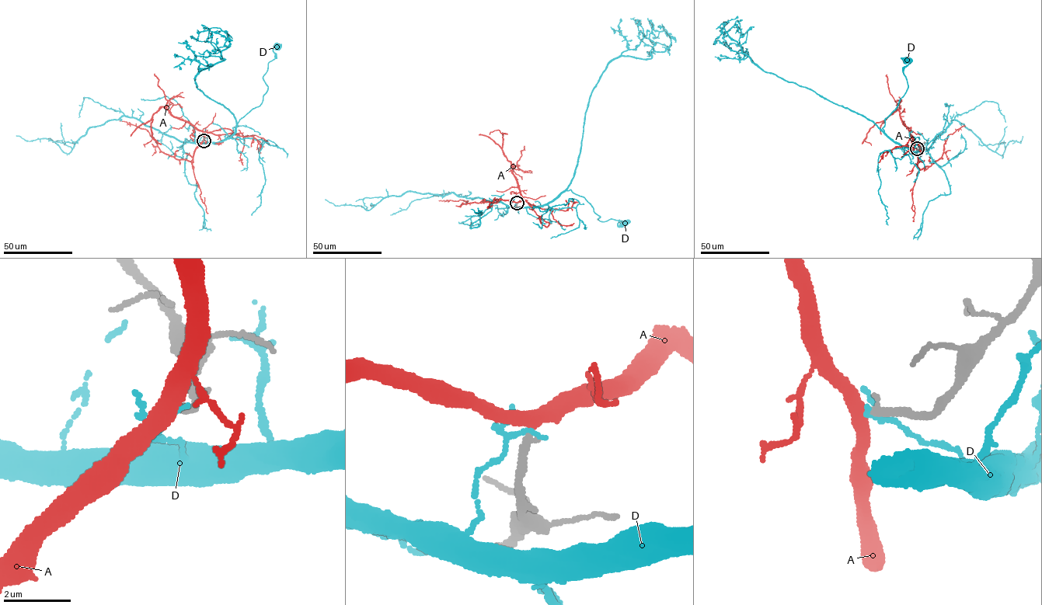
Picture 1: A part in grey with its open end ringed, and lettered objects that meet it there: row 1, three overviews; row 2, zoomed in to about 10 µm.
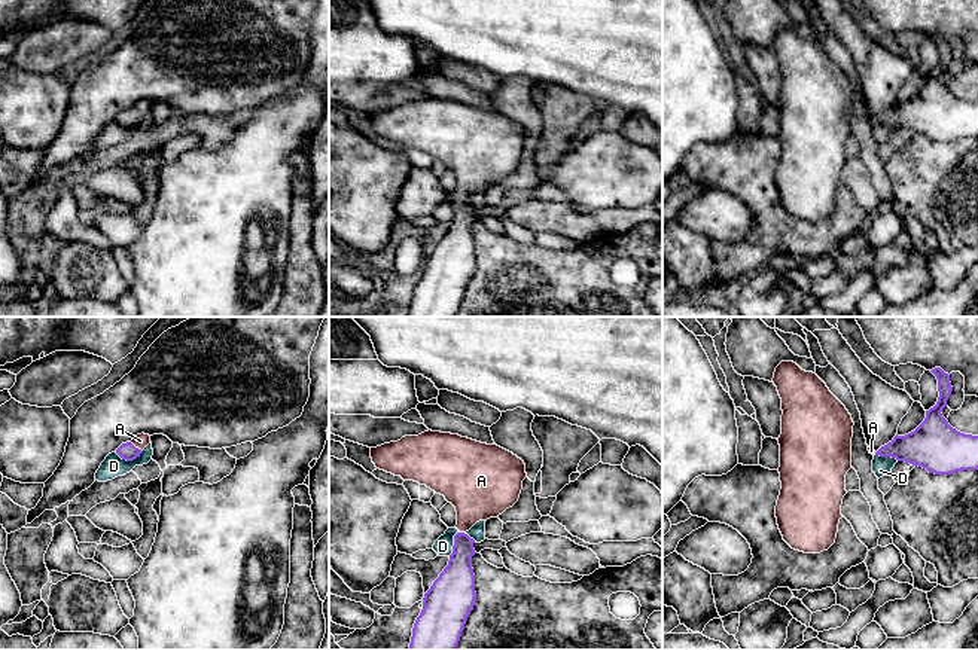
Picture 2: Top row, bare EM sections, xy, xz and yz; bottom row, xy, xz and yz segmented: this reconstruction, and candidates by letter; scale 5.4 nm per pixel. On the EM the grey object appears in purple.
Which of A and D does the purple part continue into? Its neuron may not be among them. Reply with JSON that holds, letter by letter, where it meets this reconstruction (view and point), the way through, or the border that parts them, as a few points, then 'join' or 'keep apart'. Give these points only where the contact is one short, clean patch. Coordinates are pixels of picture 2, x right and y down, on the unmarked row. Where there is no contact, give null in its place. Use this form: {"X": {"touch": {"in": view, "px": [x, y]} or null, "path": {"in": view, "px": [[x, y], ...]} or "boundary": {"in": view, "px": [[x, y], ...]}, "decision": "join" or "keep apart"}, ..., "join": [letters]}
{"A": {"touch": {"in": "xy", "px": [134, 113]}, "path": {"in": "xy", "px": [[127, 118], [134, 113], [140, 107]]}, "decision": "join"}, "D": {"touch": {"in": "xy", "px": [128, 127]}, "boundary": {"in": "xy", "px": [[142, 118], [131, 127], [122, 127], [115, 119]]}, "decision": "keep apart"}, "join": ["A"]}

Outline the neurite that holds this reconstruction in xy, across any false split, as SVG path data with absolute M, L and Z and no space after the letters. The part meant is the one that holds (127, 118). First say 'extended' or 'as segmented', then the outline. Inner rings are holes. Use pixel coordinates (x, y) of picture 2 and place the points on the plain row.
extended; M137 101L131 109L122 110L116 120L127 128L132 128L140 123L141 118L150 110L149 101Z

